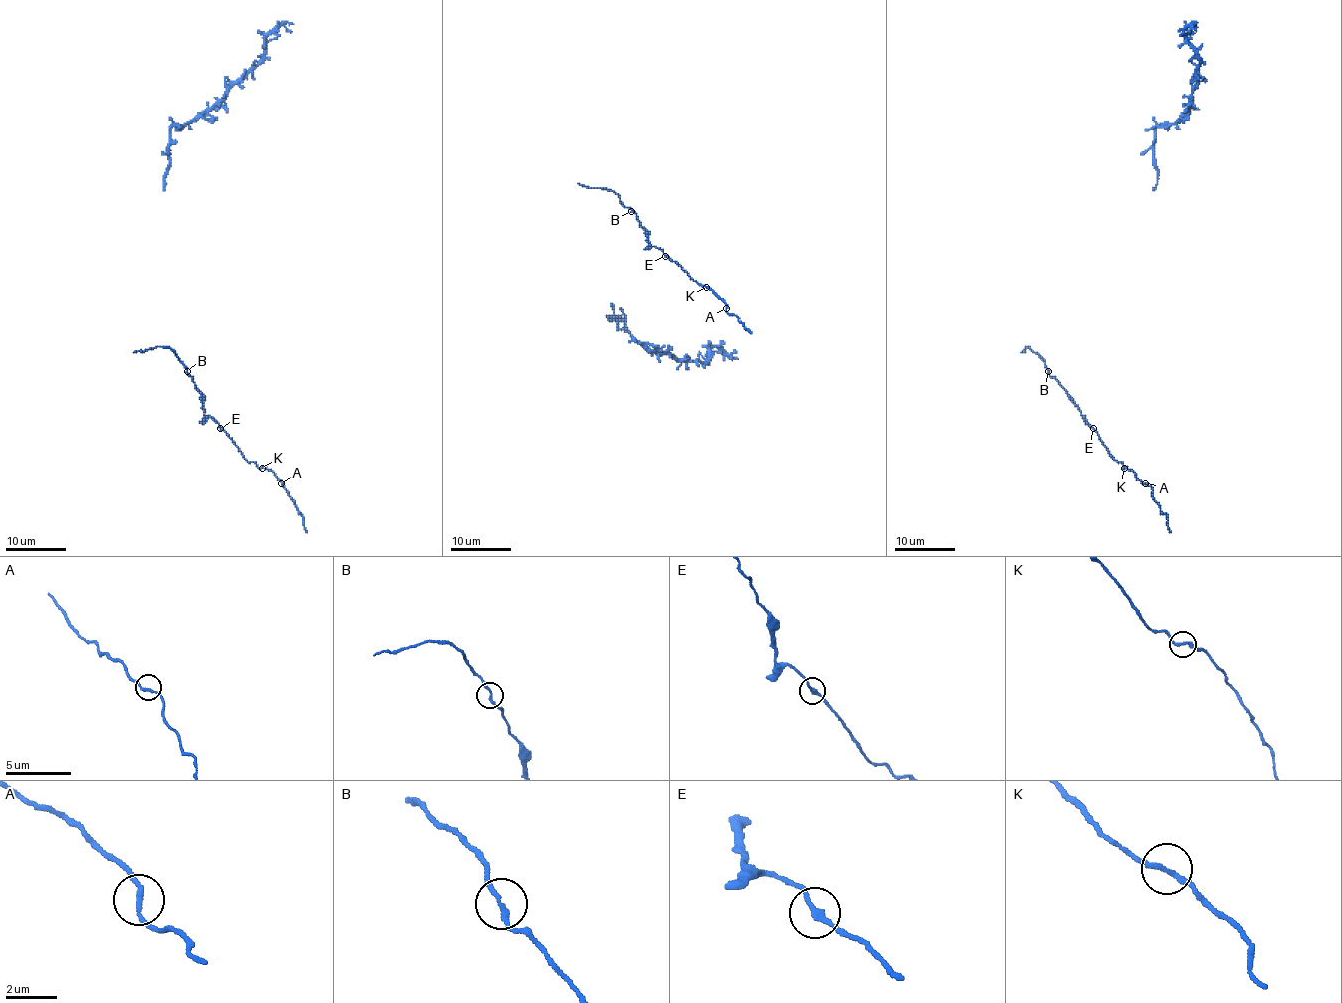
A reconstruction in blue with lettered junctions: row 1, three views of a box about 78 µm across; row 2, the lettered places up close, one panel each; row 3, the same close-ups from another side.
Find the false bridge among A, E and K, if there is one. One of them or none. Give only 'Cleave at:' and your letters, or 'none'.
Cleave at: none

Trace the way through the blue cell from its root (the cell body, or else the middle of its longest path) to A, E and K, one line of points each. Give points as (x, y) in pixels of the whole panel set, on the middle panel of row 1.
A: (614, 192), (636, 215), (648, 243), (659, 248), (700, 285), (708, 287), (726, 308)
E: (614, 192), (636, 215), (648, 243), (659, 248), (665, 255)
K: (614, 192), (636, 215), (648, 243), (659, 248), (694, 281), (706, 287)

